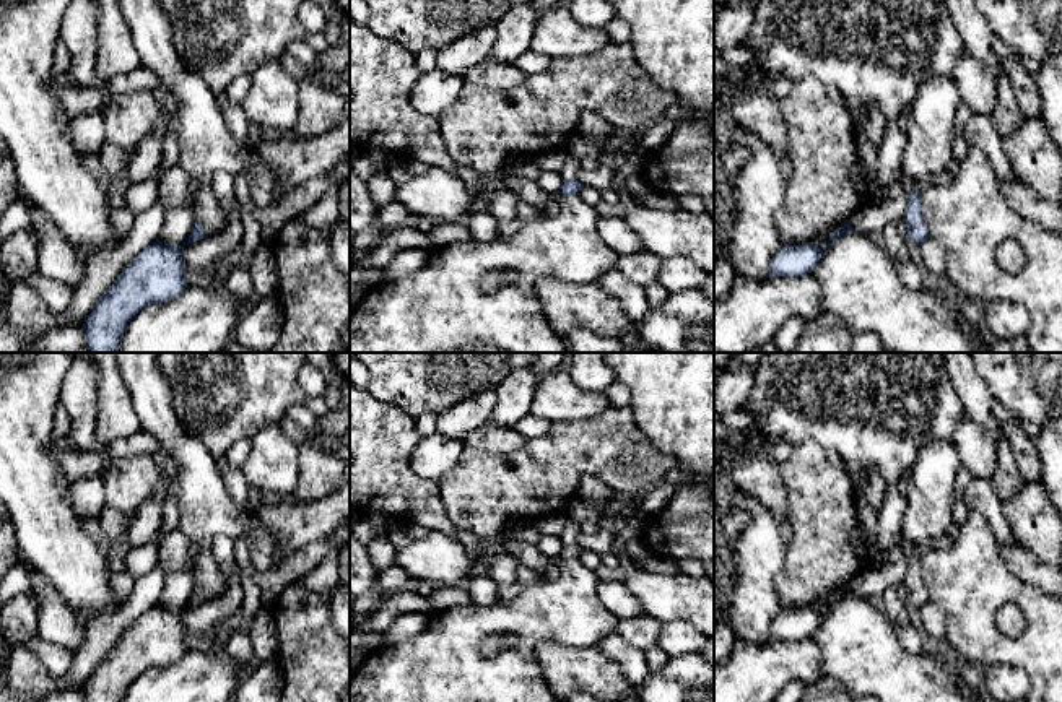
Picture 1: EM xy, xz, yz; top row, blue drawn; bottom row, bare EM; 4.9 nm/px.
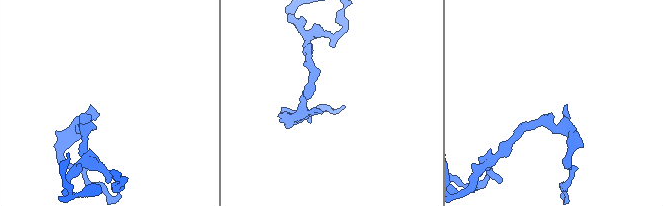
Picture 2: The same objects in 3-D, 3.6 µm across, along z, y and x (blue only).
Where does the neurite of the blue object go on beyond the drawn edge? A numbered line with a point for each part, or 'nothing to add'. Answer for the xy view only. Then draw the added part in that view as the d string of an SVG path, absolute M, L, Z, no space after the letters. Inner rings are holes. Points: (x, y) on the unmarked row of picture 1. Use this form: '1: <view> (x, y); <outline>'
nothing to add

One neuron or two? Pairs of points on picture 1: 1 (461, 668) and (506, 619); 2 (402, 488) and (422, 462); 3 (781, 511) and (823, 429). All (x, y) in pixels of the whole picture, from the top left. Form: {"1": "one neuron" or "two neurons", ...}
{"1": "one neuron", "2": "two neurons", "3": "two neurons"}

